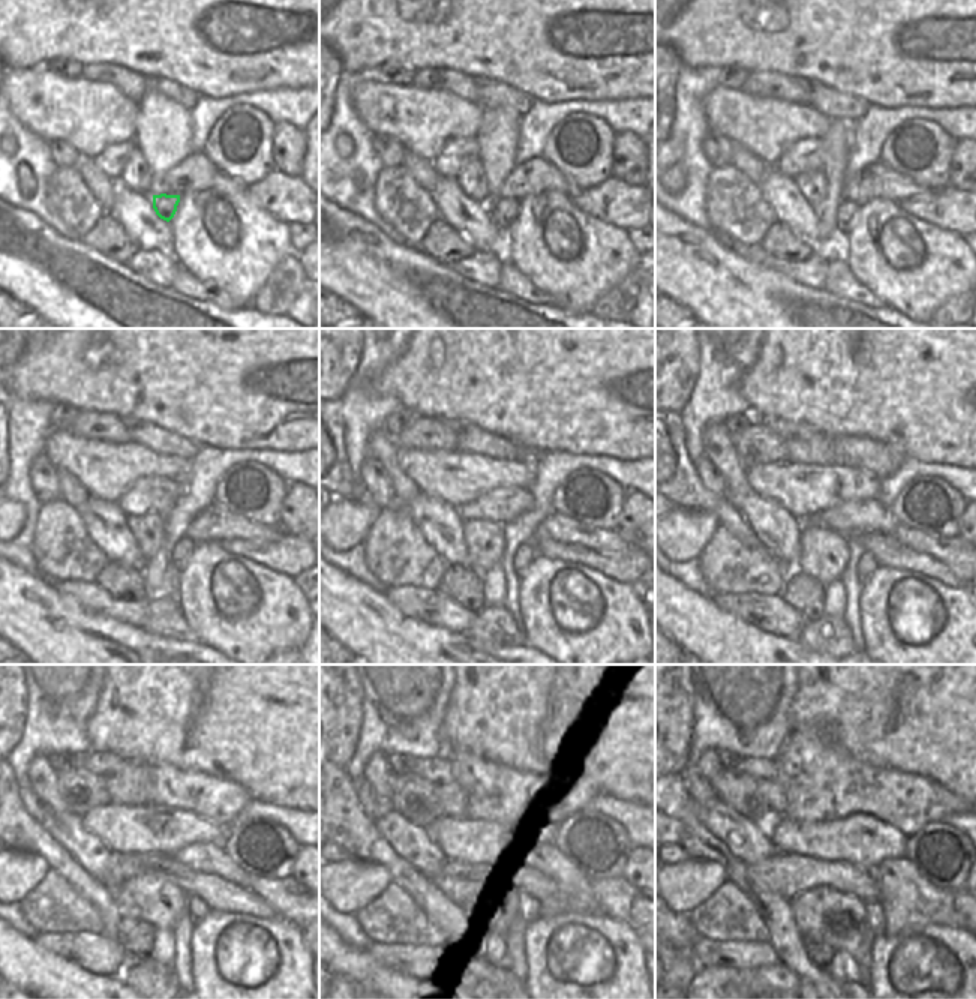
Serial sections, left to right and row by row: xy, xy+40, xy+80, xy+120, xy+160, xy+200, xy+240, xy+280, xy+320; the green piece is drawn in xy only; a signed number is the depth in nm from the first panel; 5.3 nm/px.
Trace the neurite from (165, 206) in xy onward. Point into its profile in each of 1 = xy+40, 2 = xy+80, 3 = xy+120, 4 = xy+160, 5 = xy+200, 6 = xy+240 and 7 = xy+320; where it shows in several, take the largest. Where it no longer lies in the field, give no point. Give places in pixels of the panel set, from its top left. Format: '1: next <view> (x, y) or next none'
1: next xy+40 (504, 210)
2: next xy+80 (847, 210)
3: next xy+120 (182, 549)
4: next xy+160 (525, 552)
5: next xy+200 (865, 564)
6: next xy+240 (195, 906)
7: next xy+320 (874, 912)

